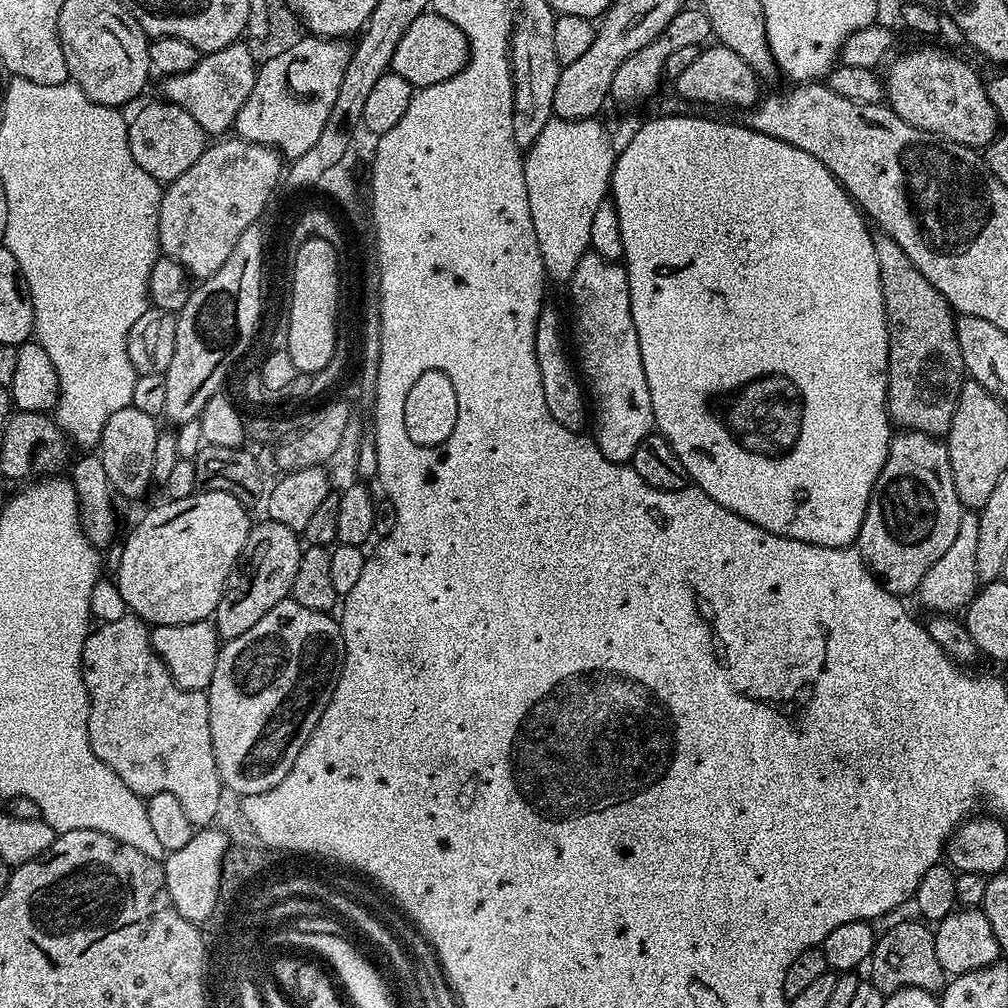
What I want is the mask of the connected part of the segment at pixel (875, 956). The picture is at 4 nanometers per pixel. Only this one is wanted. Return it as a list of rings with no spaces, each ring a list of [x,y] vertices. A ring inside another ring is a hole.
[[[908,920],[905,924],[894,925],[889,932],[879,933],[870,961],[870,983],[878,986],[880,992],[887,994],[903,988],[921,988],[936,994],[943,989],[946,973],[938,962],[938,954],[934,954],[933,929],[927,923],[919,923]]]

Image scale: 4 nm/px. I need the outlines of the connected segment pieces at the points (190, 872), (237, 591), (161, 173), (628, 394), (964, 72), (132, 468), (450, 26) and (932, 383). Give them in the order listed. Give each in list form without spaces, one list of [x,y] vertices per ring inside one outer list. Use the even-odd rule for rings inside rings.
[[[209,826],[197,831],[182,846],[182,850],[167,853],[162,861],[166,890],[172,900],[180,904],[180,912],[184,916],[192,916],[192,920],[200,920],[200,916],[208,916],[208,908],[212,908],[212,900],[220,893],[221,880],[226,876],[224,871],[224,855],[228,852],[228,836],[219,832],[219,827]]]
[[[264,518],[262,522],[253,523],[250,534],[246,538],[246,546],[242,550],[236,567],[228,576],[222,598],[214,613],[214,623],[221,641],[238,638],[238,634],[246,634],[266,610],[274,610],[278,602],[289,599],[294,586],[294,574],[298,574],[298,562],[302,551],[302,540],[290,526],[282,526],[282,522]]]
[[[159,103],[148,104],[136,117],[131,117],[128,141],[130,154],[134,154],[134,162],[138,162],[138,166],[142,166],[146,174],[150,174],[150,178],[171,182],[186,174],[186,170],[190,170],[190,166],[198,162],[206,147],[206,133],[179,104]]]
[[[588,250],[577,262],[570,288],[572,288],[572,300],[576,303],[576,352],[580,355],[578,368],[590,393],[590,408],[594,413],[594,420],[596,416],[594,439],[598,450],[602,450],[602,454],[606,454],[610,462],[627,464],[631,461],[634,450],[638,450],[638,446],[654,428],[650,386],[646,386],[646,370],[642,370],[638,330],[634,330],[634,318],[630,310],[628,269],[623,263],[607,260],[596,252]]]
[[[920,48],[917,52],[898,56],[887,65],[888,76],[883,77],[887,107],[891,108],[894,114],[898,114],[898,118],[910,122],[910,126],[928,132],[939,140],[949,140],[977,150],[987,148],[990,141],[1001,131],[1002,125],[988,97],[985,81],[980,81],[979,74],[966,61],[959,60],[940,48]]]
[[[133,407],[110,414],[102,430],[98,454],[102,458],[102,466],[106,466],[106,478],[110,478],[113,493],[120,495],[121,492],[122,495],[136,500],[139,496],[146,495],[148,488],[153,487],[154,442],[158,431],[156,424],[157,417]]]
[[[427,10],[402,35],[394,50],[391,71],[396,72],[406,82],[410,82],[413,89],[419,90],[426,86],[434,86],[438,82],[446,82],[446,78],[454,78],[466,66],[468,61],[468,39],[454,22],[442,18],[436,12]]]
[[[880,234],[874,239],[874,250],[878,254],[878,270],[882,282],[884,313],[888,323],[888,414],[893,425],[909,432],[925,432],[940,438],[952,424],[954,410],[958,406],[960,391],[966,379],[962,350],[958,346],[956,316],[926,278],[906,258],[906,250],[894,242],[894,238]]]

